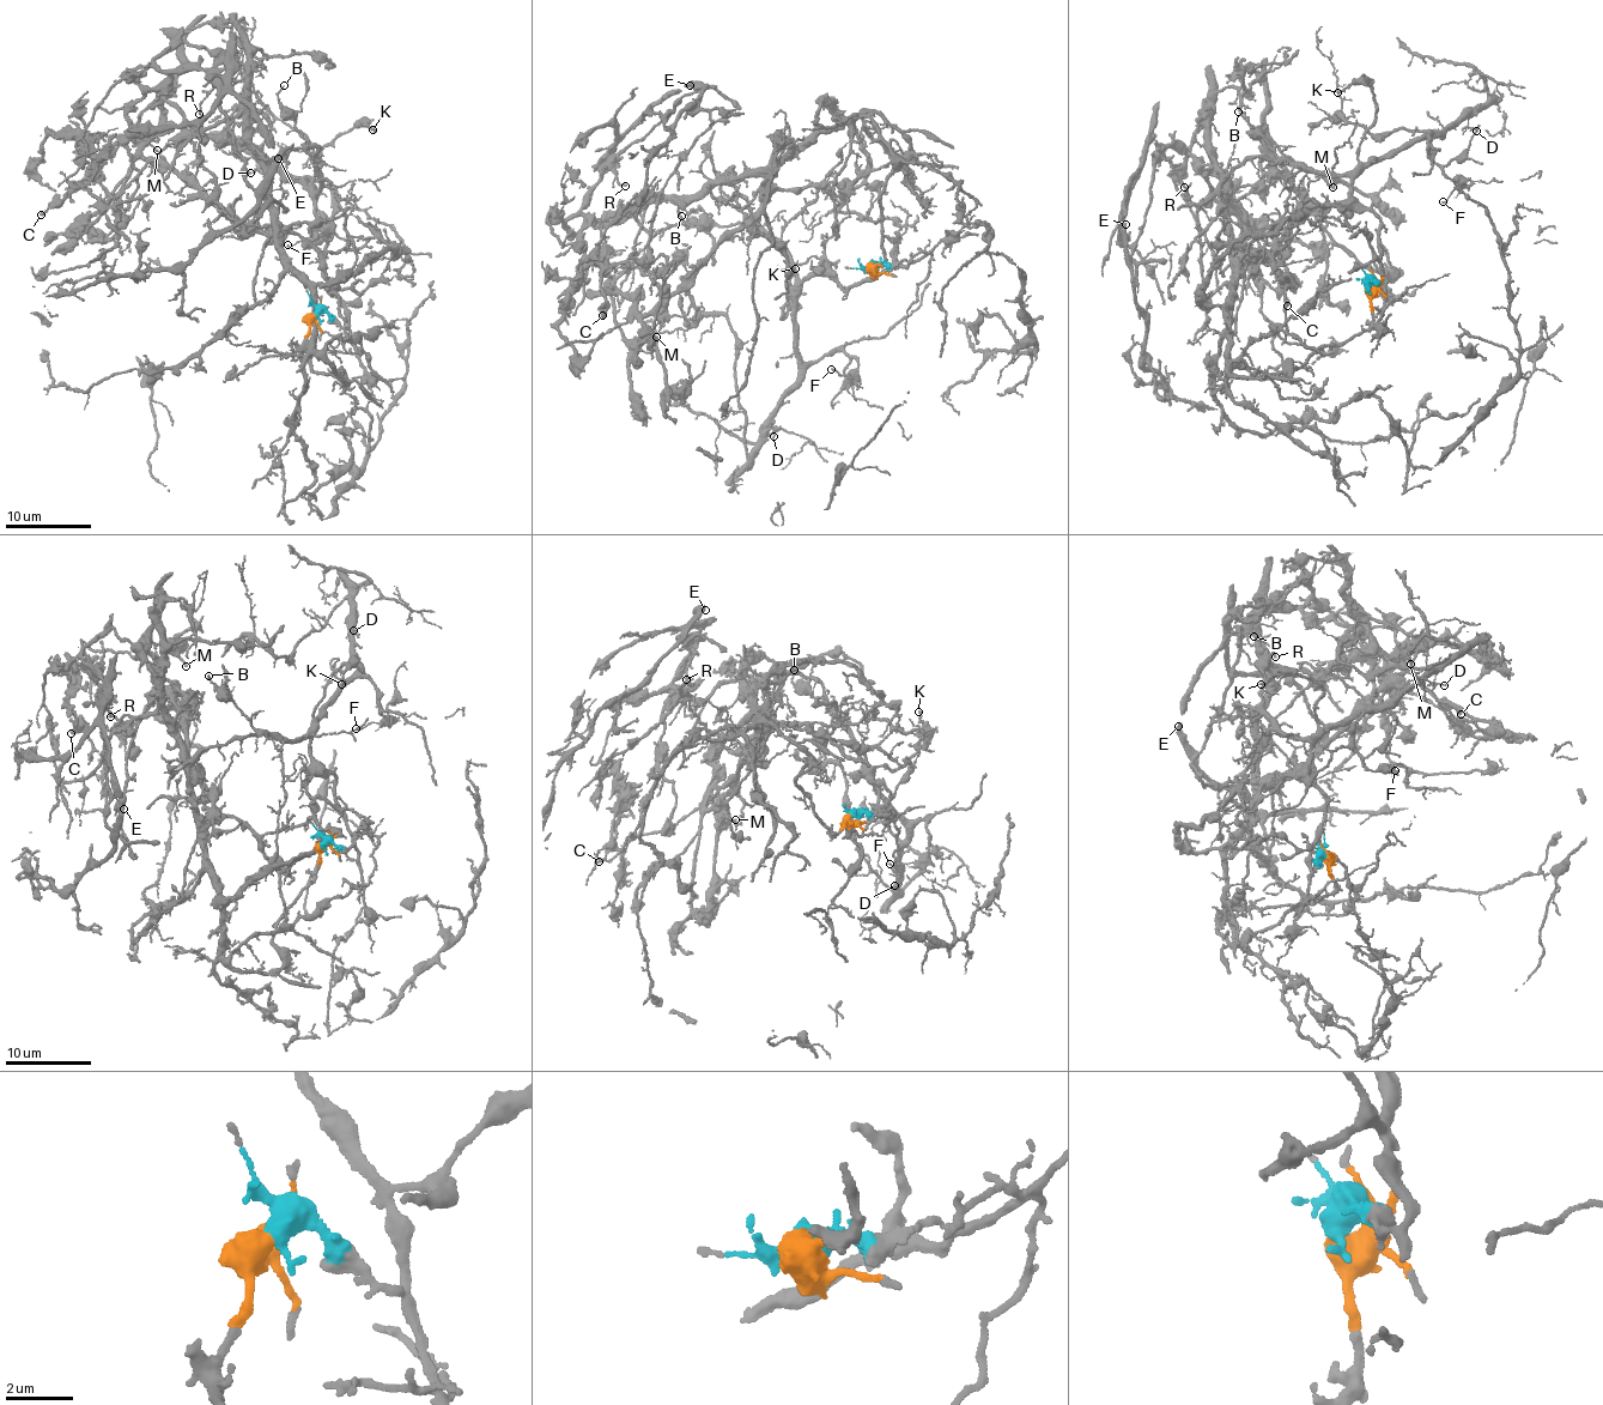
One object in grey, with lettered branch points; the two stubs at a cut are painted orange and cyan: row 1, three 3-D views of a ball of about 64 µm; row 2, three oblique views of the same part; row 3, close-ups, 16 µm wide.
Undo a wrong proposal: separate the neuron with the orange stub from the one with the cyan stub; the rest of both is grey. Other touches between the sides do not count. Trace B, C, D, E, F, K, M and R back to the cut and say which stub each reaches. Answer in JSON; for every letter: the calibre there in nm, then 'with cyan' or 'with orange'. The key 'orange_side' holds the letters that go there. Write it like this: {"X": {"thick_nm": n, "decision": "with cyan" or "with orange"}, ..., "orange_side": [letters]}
{"B": {"thick_nm": 100, "decision": "with cyan"}, "C": {"thick_nm": 240, "decision": "with orange"}, "D": {"thick_nm": 80, "decision": "with cyan"}, "E": {"thick_nm": 480, "decision": "with orange"}, "F": {"thick_nm": 110, "decision": "with cyan"}, "K": {"thick_nm": 180, "decision": "with cyan"}, "M": {"thick_nm": 170, "decision": "with orange"}, "R": {"thick_nm": 170, "decision": "with orange"}, "orange_side": ["C", "E", "M", "R"]}

